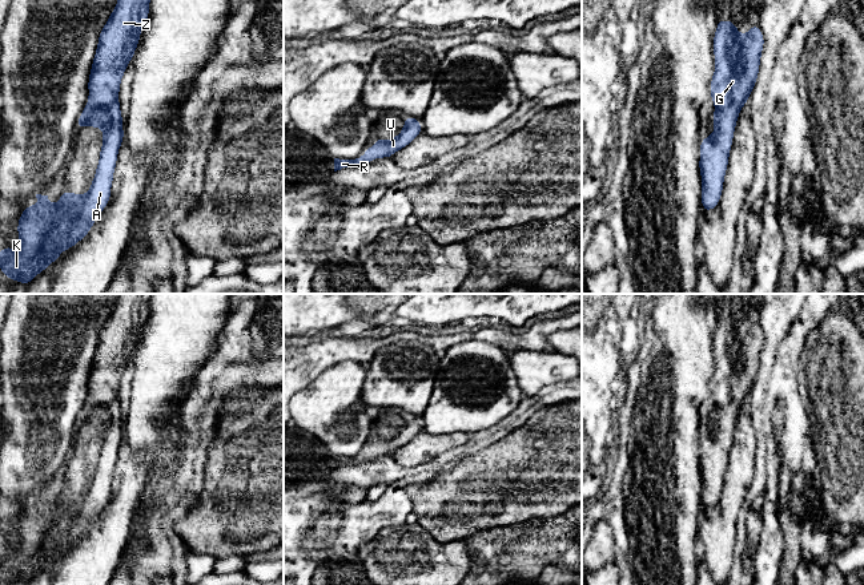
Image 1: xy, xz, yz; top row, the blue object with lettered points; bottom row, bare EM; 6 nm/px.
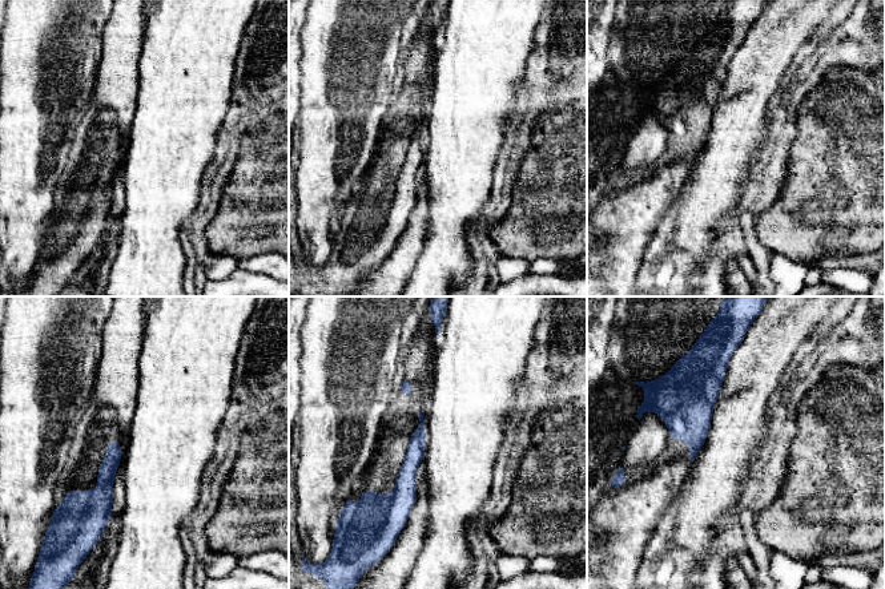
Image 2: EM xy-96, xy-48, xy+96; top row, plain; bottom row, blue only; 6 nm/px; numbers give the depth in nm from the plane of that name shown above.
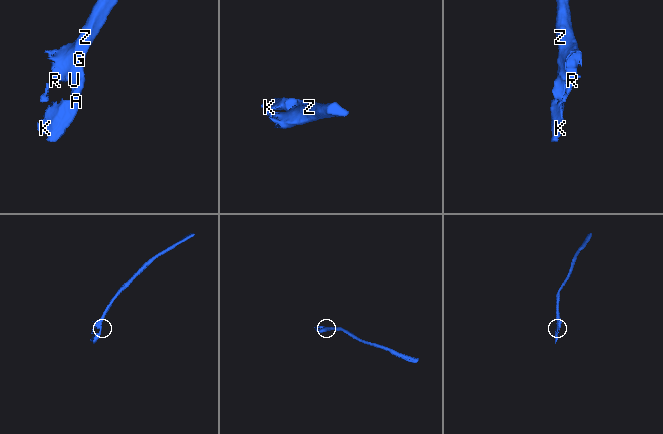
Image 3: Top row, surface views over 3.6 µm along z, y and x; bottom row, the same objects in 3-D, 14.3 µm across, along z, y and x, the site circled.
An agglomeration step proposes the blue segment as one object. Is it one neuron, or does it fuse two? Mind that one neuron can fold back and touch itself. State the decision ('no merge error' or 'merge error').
no merge error

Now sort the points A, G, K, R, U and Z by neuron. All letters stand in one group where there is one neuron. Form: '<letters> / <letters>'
A G K R U Z

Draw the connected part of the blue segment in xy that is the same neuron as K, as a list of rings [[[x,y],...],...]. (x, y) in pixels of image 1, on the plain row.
[[[118,294],[105,324],[99,332],[99,342],[92,360],[88,379],[88,402],[77,416],[77,425],[95,424],[104,428],[100,459],[91,487],[84,493],[63,488],[59,500],[49,503],[48,493],[36,492],[39,501],[25,504],[19,515],[17,532],[20,544],[12,548],[5,544],[0,549],[0,568],[11,578],[20,578],[25,585],[39,570],[43,570],[52,560],[57,558],[61,549],[73,545],[84,537],[110,497],[110,485],[117,461],[117,451],[124,437],[122,413],[120,410],[120,380],[130,360],[142,324],[148,320],[150,294]]]

